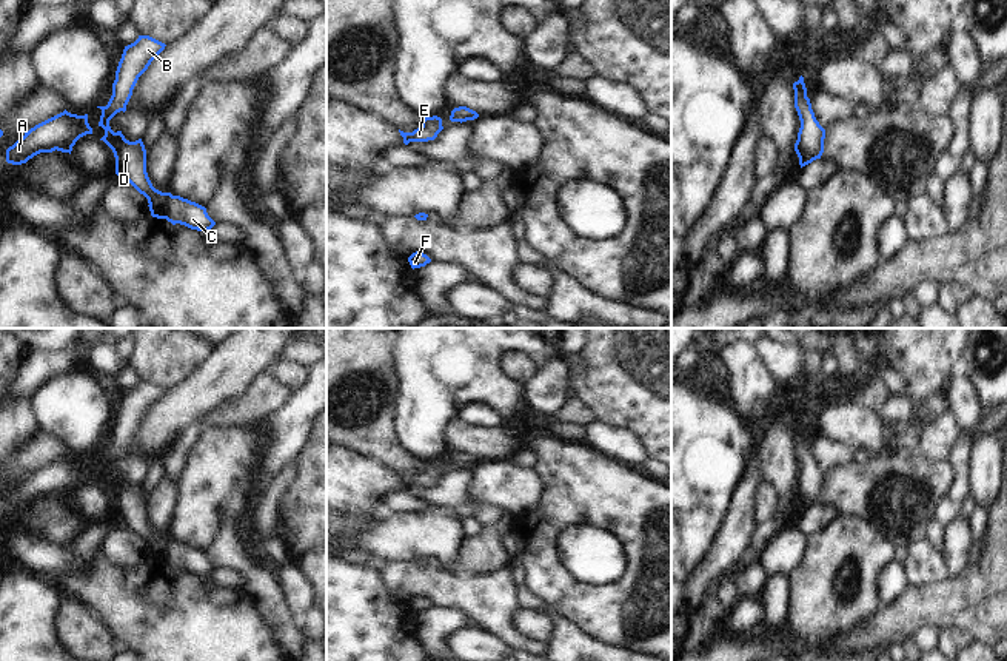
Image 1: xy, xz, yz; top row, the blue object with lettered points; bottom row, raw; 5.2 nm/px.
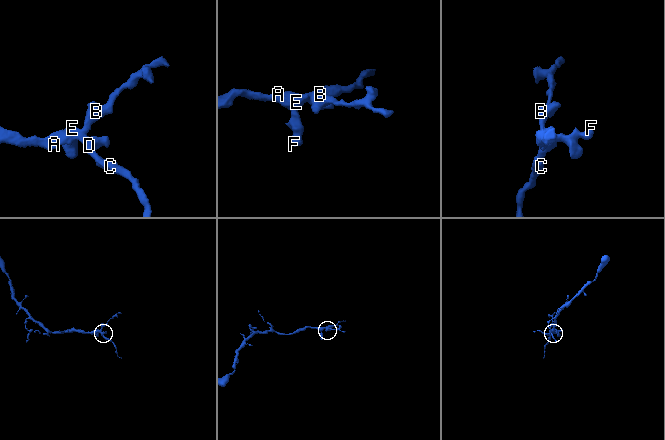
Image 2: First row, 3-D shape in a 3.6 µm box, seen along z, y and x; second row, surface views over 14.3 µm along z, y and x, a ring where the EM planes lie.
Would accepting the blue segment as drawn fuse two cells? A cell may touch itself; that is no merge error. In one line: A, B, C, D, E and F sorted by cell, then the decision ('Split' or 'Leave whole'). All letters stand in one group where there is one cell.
Groups: A B C D E F. Leave whole.

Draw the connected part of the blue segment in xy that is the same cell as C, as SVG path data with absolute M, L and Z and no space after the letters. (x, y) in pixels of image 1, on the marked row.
M139 35L134 43L125 46L115 71L112 96L106 106L97 106L102 109L99 126L105 129L100 140L114 153L115 174L148 199L152 217L166 219L172 225L180 223L191 230L208 231L216 222L208 216L205 206L171 193L162 193L152 186L146 173L146 149L142 139L129 142L122 131L114 133L109 126L109 120L117 112L126 111L139 77L165 46L165 43L149 35Z

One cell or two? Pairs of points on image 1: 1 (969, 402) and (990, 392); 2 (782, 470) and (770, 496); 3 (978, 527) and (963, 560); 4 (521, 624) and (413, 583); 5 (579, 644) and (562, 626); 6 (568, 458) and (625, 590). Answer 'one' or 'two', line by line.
1: two
2: two
3: two
4: two
5: one
6: one

